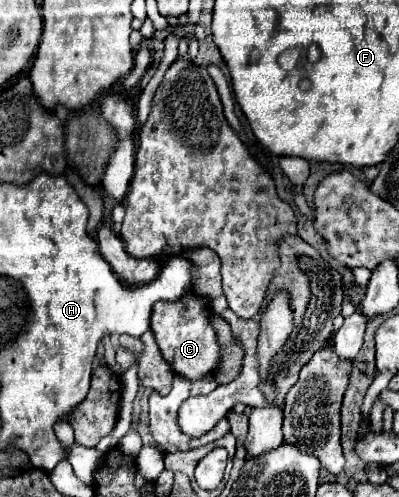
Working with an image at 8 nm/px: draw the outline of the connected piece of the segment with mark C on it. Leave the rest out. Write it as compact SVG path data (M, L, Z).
M188 294L176 304L154 304L150 328L154 332L162 356L176 374L186 376L190 380L198 380L200 376L206 376L216 370L220 358L216 334L208 322L208 306L196 294Z

